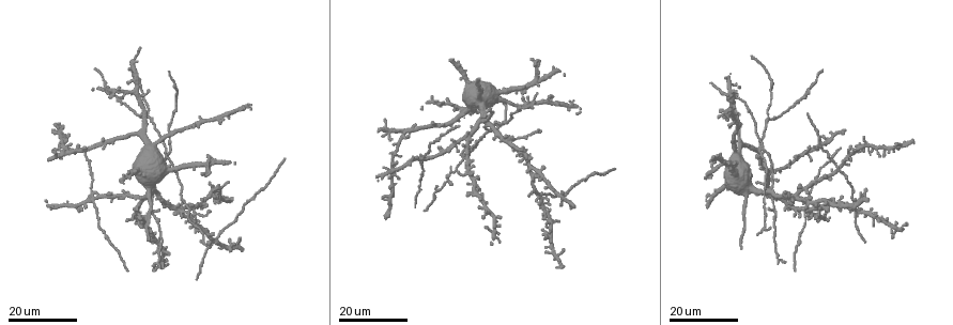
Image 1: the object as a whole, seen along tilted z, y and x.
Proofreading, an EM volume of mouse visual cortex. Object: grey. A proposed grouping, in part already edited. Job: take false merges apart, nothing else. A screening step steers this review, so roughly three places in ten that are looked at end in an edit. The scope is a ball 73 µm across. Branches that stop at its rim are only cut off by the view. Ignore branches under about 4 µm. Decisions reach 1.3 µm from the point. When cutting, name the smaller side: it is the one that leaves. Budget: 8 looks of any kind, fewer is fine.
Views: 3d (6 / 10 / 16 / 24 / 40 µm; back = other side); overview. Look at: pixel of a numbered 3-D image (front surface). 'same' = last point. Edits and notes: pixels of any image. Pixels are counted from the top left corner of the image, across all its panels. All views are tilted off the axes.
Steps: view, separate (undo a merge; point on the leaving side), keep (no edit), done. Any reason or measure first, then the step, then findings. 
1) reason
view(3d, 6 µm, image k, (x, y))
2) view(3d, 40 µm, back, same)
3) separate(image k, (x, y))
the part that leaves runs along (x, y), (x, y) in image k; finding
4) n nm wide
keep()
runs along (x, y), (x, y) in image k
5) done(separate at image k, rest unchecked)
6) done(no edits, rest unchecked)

three arms meet
view(3d, 24 µm, image 1, (544, 193))

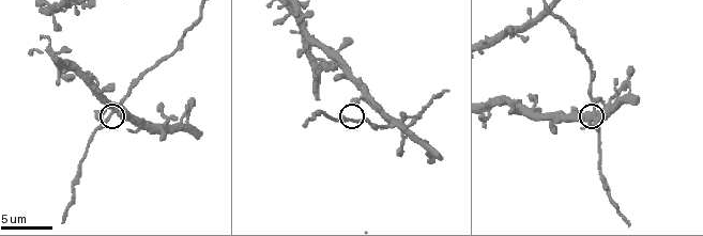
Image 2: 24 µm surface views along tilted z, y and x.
view(3d, 10 µm, image 2, (352, 119))

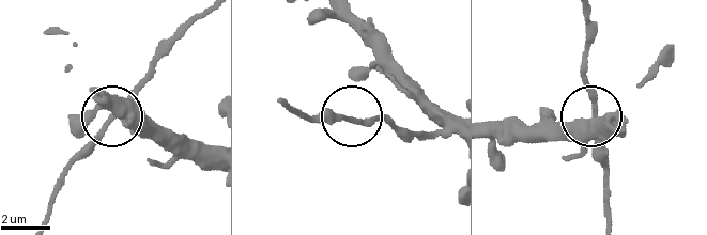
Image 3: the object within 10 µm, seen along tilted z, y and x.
3 arms
keep()
continuous, no second neuron

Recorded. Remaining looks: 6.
three arms meet
view(3d, 24 µm, image 1, (763, 150))

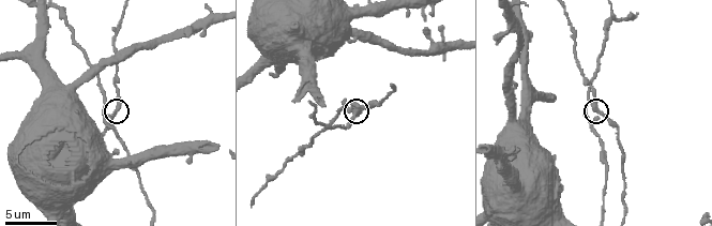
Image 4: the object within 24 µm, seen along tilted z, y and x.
view(3d, 6 µm, image 4, (596, 112))

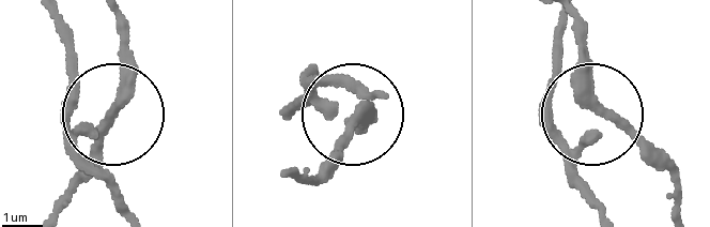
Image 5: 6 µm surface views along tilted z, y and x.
keep()
runs along (289, 176), (315, 172), (358, 114), (358, 132) in image 5; continuous, no second neuron

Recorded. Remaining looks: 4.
three-way junction
view(3d, 24 µm, image 1, (453, 170))

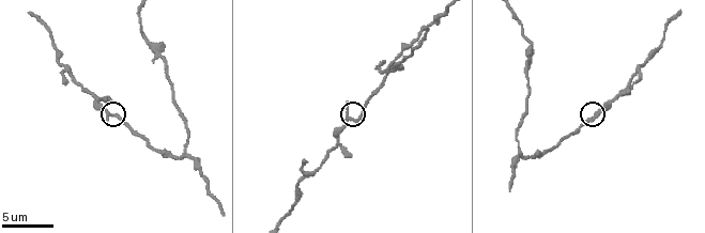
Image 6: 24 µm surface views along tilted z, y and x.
closer look
view(3d, 10 µm, image 6, (106, 114))

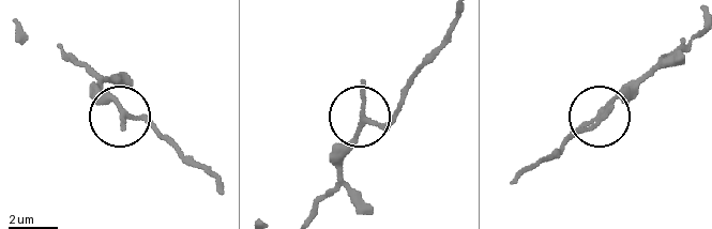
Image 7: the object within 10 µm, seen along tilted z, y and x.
3 arms
keep()
one neuron here

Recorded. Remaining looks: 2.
three arms meet
view(3d, 10 µm, image 6, (520, 153))

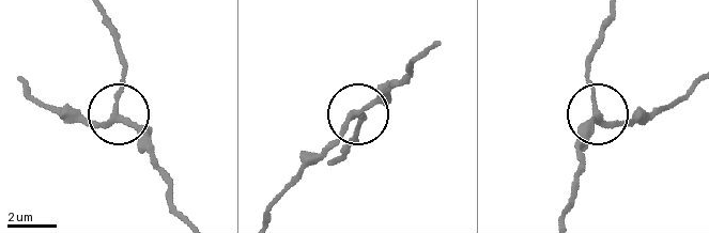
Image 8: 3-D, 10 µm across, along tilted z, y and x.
3 arms
keep()
runs along (560, 215), (576, 186), (576, 138), (595, 111), (588, 53) in image 8; one neuron here

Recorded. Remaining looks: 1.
done(no edits, rest unchecked)

